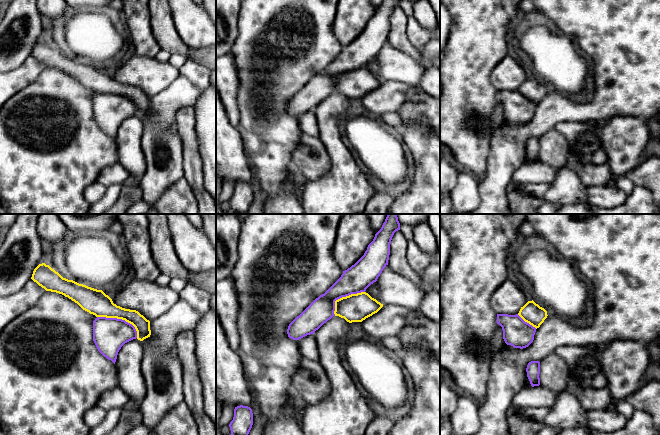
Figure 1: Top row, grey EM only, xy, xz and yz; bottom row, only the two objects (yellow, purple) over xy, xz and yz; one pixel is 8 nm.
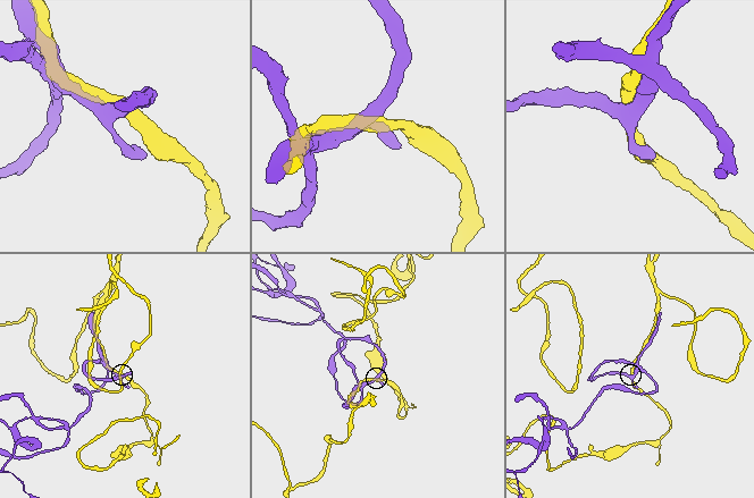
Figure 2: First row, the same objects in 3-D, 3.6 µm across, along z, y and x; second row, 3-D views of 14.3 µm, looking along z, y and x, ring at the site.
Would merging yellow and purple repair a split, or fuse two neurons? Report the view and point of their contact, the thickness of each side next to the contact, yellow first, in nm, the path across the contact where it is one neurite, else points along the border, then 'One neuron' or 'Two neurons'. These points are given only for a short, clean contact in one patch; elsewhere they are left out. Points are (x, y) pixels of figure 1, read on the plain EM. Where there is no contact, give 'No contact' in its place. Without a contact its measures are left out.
Touches yellow at xy (121, 94). Thickness 200 nm (yellow) against 280 nm. One neuron

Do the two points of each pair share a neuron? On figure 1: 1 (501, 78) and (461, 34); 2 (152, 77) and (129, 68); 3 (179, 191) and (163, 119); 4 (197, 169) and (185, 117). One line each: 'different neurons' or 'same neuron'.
1: different neurons
2: same neuron
3: different neurons
4: same neuron

